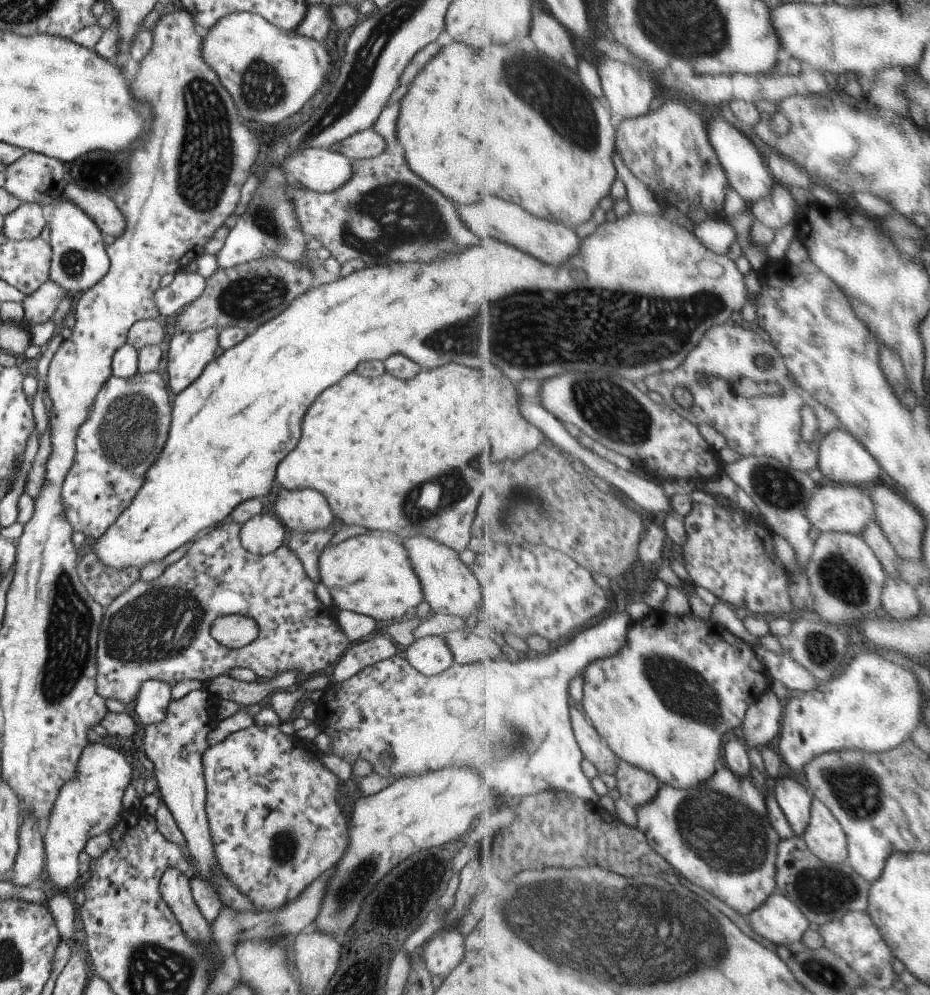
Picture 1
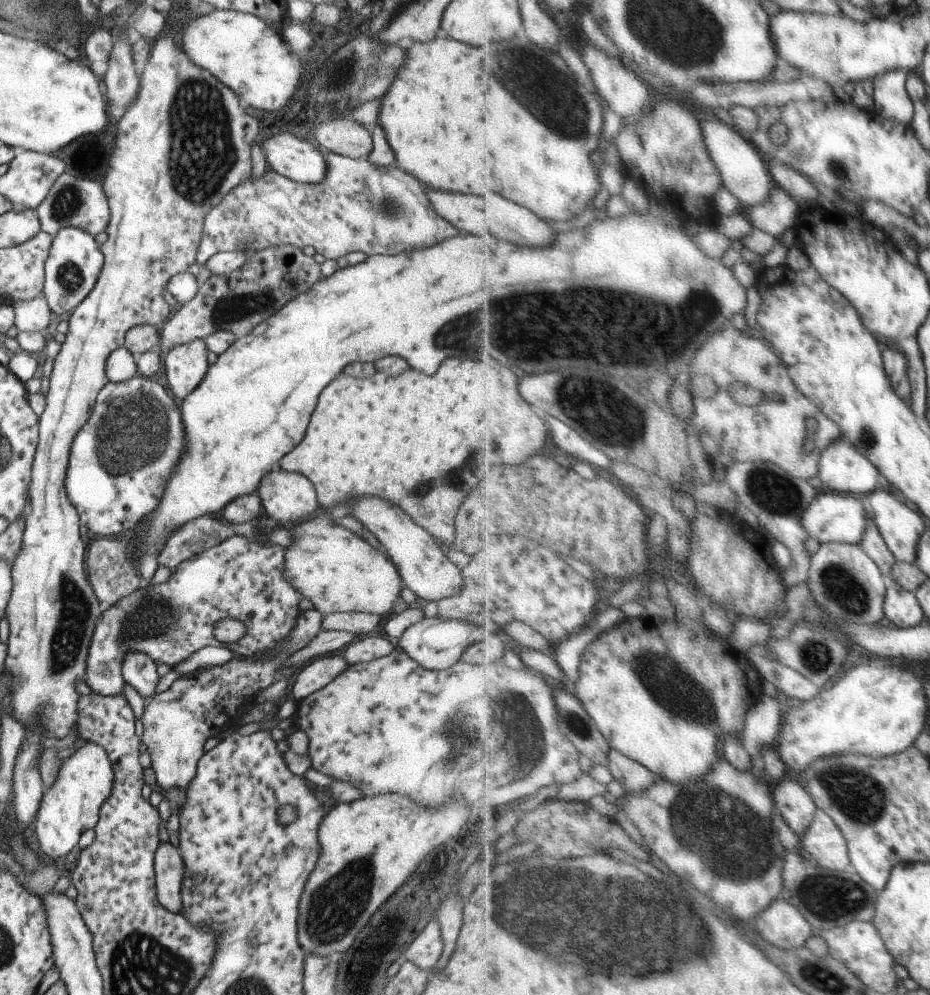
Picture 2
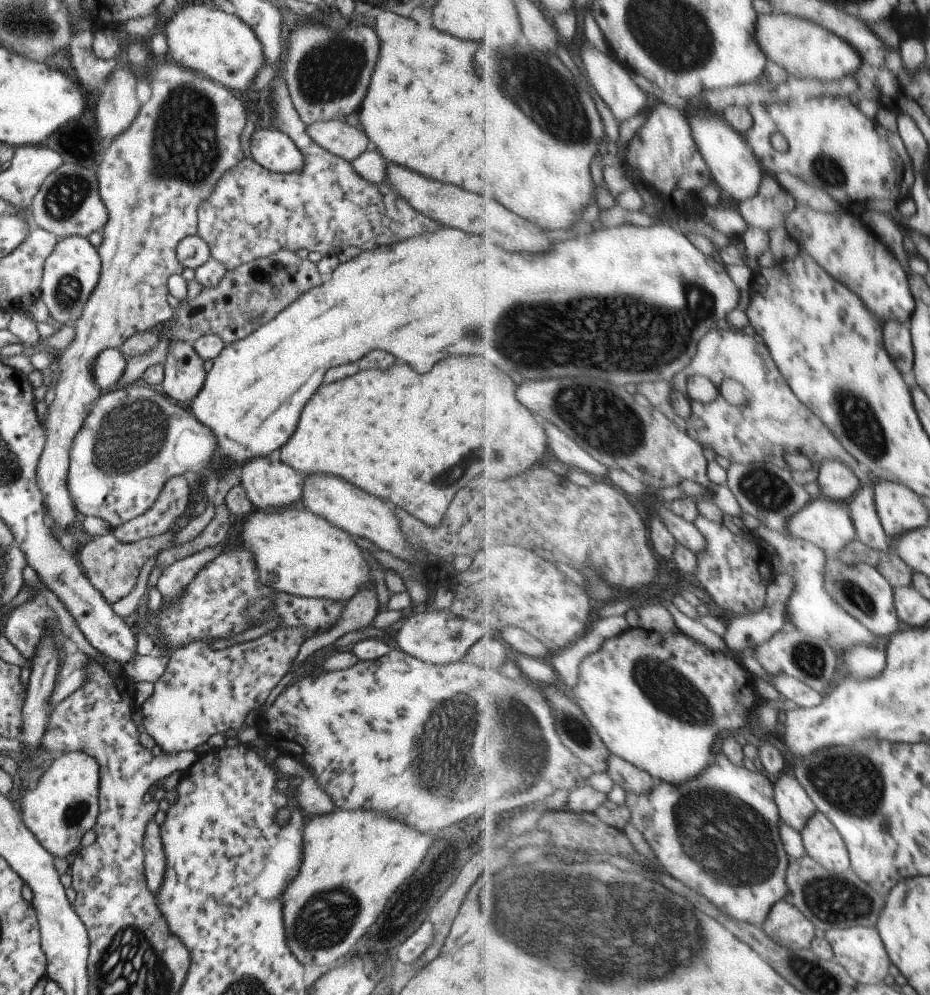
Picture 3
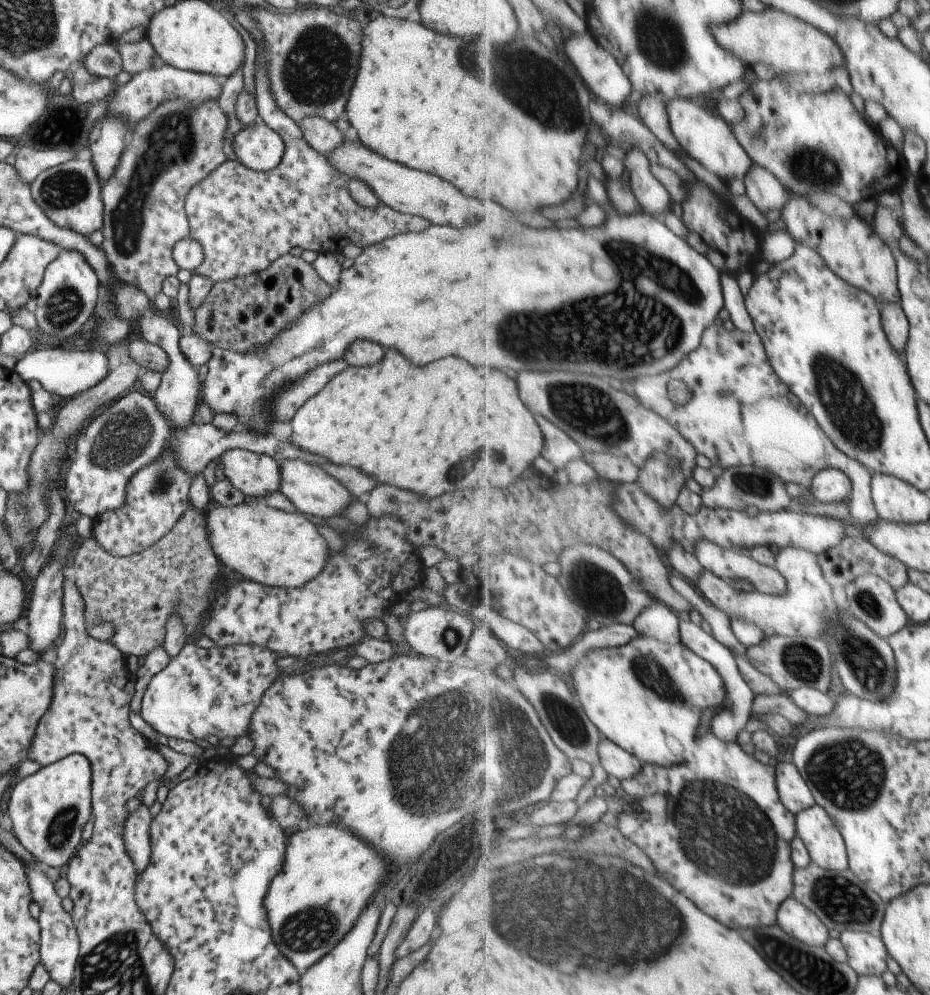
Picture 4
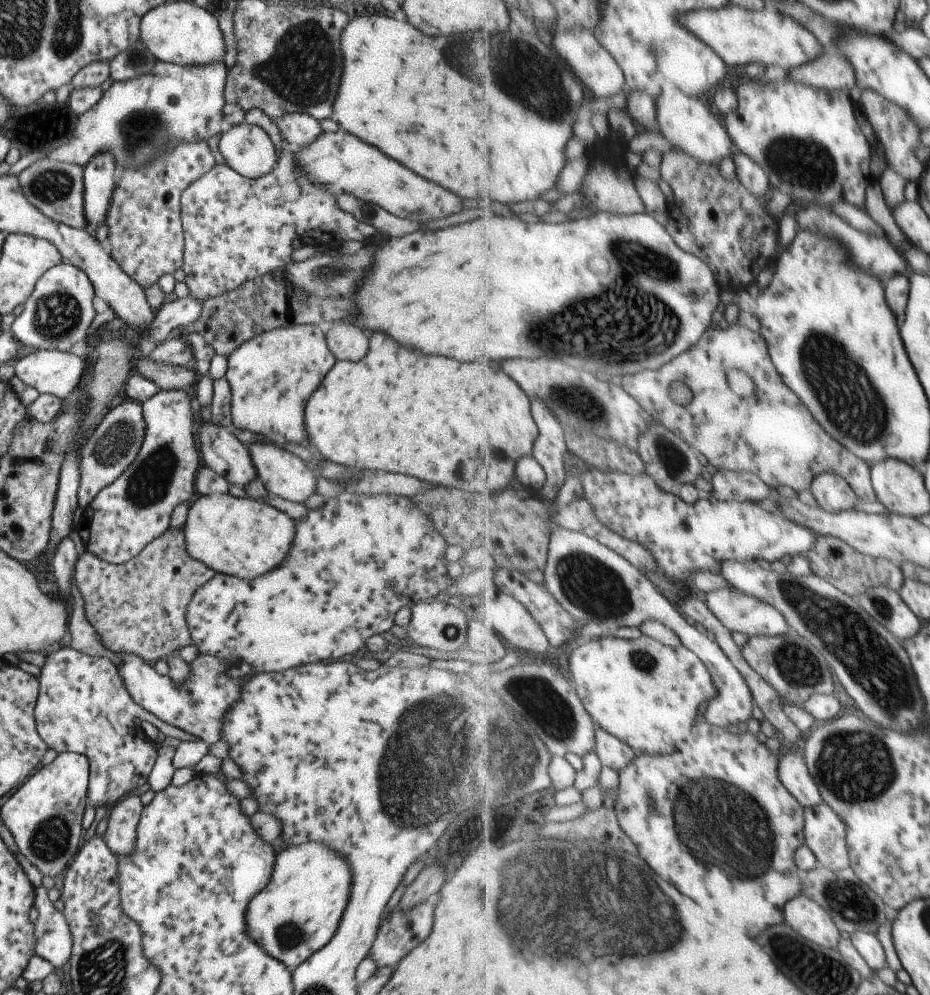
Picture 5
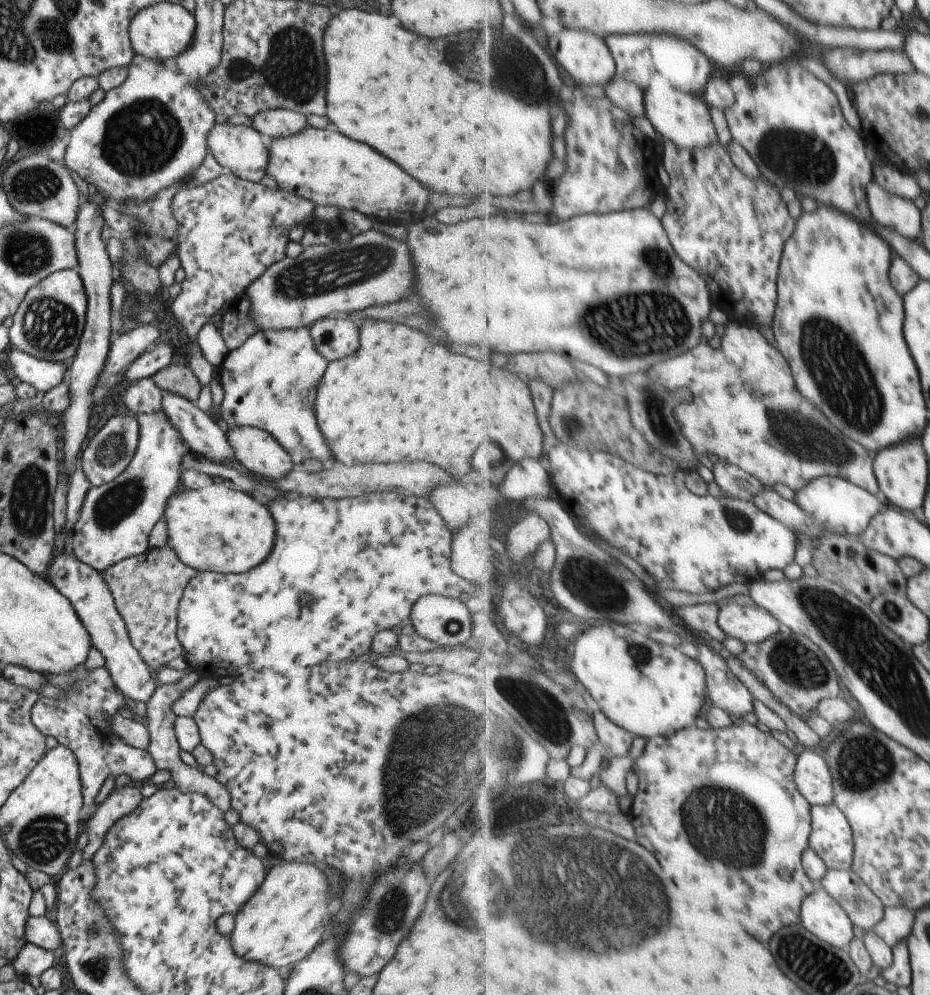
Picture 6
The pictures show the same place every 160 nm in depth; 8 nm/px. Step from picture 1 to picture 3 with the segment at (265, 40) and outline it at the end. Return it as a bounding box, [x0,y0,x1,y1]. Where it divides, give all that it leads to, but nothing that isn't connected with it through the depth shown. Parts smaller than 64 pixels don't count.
[163,4,265,91]

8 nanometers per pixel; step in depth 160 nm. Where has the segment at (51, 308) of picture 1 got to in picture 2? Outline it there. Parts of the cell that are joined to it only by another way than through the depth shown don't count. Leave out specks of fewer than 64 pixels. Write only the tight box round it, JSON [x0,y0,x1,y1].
[12,293,49,332]

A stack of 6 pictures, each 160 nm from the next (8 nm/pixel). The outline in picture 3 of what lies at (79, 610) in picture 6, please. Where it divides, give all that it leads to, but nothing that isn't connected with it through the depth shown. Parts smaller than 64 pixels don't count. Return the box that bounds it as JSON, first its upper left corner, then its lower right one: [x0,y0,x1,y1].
[139,628,307,753]

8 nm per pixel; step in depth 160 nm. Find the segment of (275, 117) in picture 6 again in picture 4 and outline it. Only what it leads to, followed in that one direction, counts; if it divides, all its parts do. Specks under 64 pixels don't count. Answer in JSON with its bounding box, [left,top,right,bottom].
[297,115,345,156]

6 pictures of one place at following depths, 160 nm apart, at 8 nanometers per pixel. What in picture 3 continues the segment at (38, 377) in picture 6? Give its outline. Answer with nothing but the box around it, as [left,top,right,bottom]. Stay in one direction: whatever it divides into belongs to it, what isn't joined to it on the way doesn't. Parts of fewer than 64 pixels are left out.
[93,348,126,392]

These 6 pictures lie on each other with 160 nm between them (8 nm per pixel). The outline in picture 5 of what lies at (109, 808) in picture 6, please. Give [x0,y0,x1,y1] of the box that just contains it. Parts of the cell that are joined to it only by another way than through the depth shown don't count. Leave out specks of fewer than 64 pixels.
[101,796,141,855]

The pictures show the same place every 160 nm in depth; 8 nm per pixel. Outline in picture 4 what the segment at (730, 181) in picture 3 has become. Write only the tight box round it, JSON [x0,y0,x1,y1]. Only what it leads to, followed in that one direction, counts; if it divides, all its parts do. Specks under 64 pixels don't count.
[666,97,754,183]

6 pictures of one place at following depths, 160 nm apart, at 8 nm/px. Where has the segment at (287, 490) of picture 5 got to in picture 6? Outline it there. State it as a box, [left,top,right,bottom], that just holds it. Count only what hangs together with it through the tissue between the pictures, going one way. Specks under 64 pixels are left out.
[225,426,293,481]

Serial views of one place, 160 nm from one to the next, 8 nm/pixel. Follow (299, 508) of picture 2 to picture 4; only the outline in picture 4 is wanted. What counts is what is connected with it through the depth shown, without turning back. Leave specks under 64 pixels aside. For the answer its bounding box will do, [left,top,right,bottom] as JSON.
[217,449,280,496]

